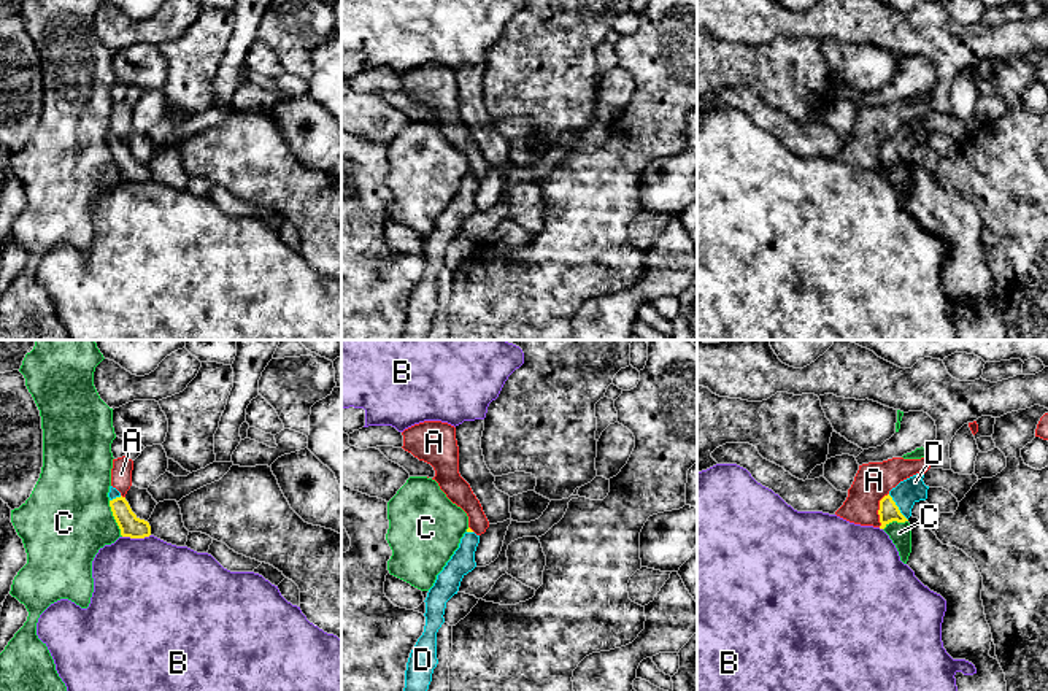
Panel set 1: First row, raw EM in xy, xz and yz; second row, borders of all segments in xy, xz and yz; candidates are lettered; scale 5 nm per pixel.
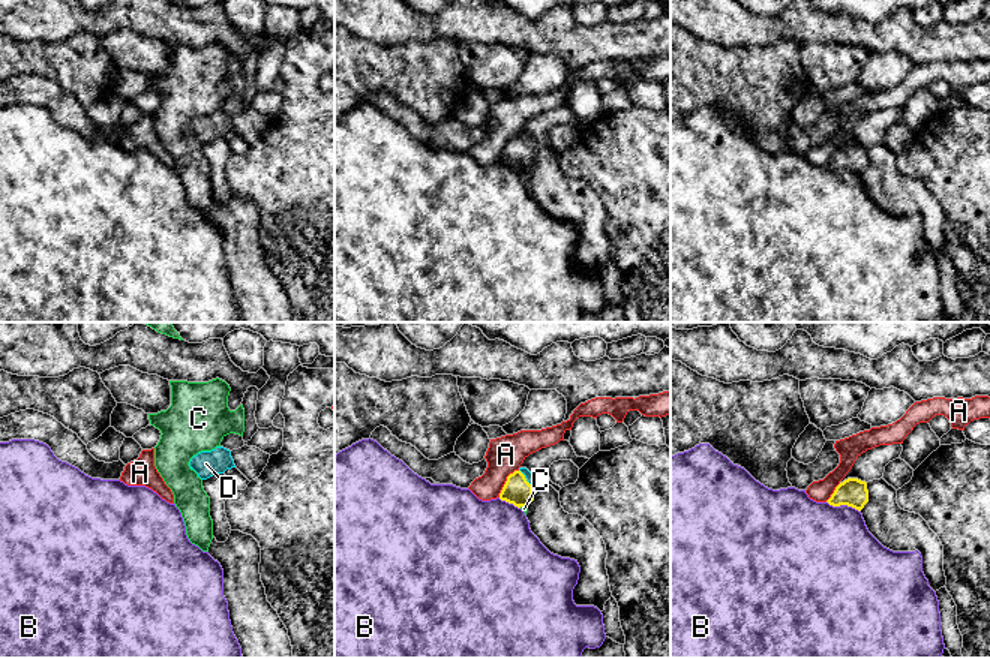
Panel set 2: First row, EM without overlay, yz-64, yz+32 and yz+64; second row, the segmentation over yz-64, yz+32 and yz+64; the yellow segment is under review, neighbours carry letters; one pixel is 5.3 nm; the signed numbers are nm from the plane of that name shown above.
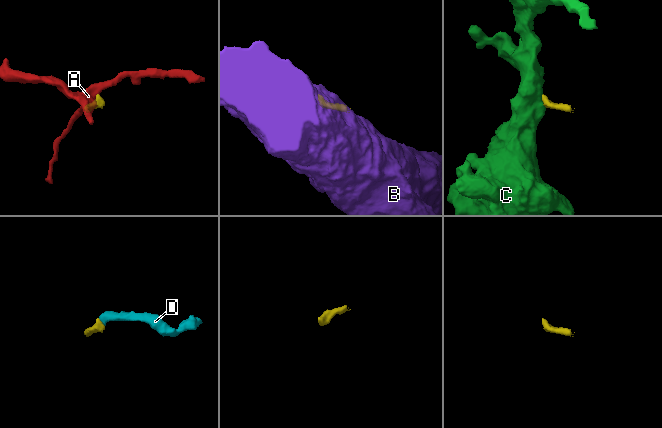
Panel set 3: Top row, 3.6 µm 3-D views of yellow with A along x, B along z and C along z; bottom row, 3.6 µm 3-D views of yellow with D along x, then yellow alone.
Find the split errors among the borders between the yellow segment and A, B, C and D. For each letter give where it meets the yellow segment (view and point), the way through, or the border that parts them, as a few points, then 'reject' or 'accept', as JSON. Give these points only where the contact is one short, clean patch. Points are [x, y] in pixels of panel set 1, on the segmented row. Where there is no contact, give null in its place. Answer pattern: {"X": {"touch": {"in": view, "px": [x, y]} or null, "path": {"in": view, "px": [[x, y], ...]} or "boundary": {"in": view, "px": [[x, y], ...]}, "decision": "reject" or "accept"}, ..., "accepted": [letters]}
{"A": {"touch": {"in": "yz", "px": [878, 510]}, "decision": "reject"}, "B": {"touch": {"in": "xy", "px": [135, 537]}, "decision": "reject"}, "C": {"touch": {"in": "xy", "px": [115, 518]}, "boundary": {"in": "xy", "px": [[108, 501], [111, 515], [123, 536]]}, "decision": "reject"}, "D": {"touch": {"in": "yz", "px": [897, 507]}, "path": {"in": "yz", "px": [[888, 512], [897, 507], [912, 490]]}, "decision": "accept"}, "accepted": ["D"]}

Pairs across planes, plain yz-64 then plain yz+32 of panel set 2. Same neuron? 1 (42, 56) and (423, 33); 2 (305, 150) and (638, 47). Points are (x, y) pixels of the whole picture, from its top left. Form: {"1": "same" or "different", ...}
{"1": "different", "2": "different"}

